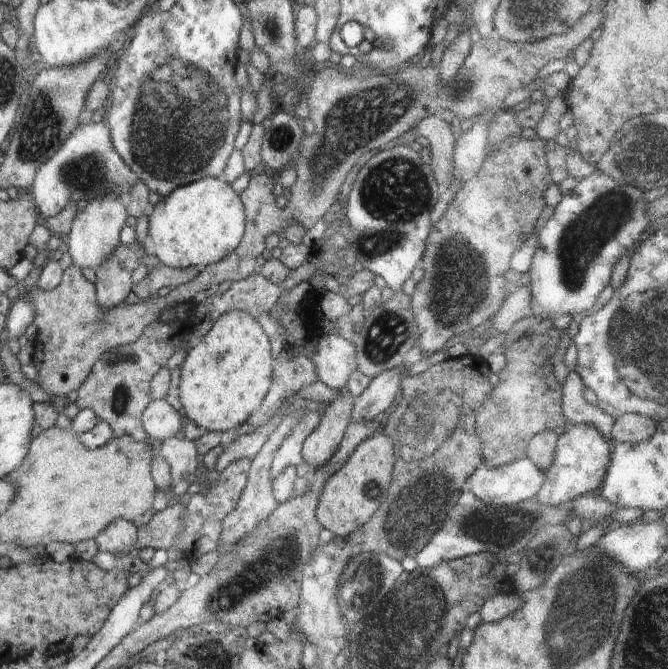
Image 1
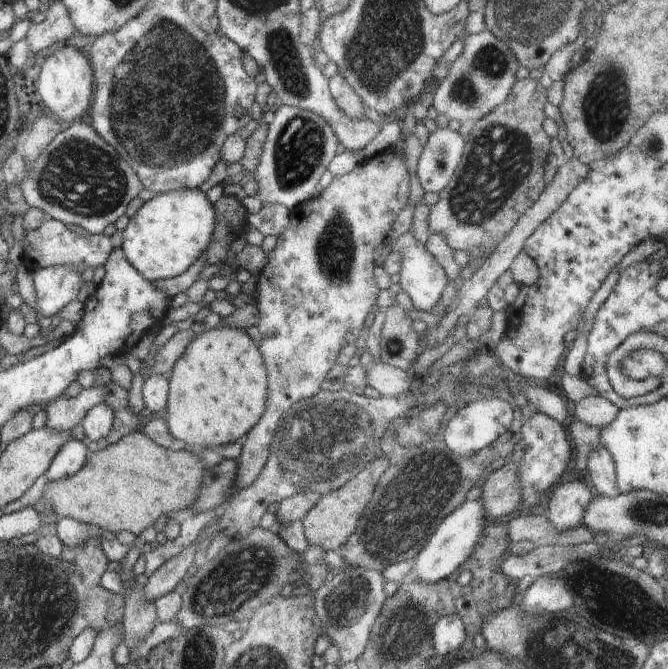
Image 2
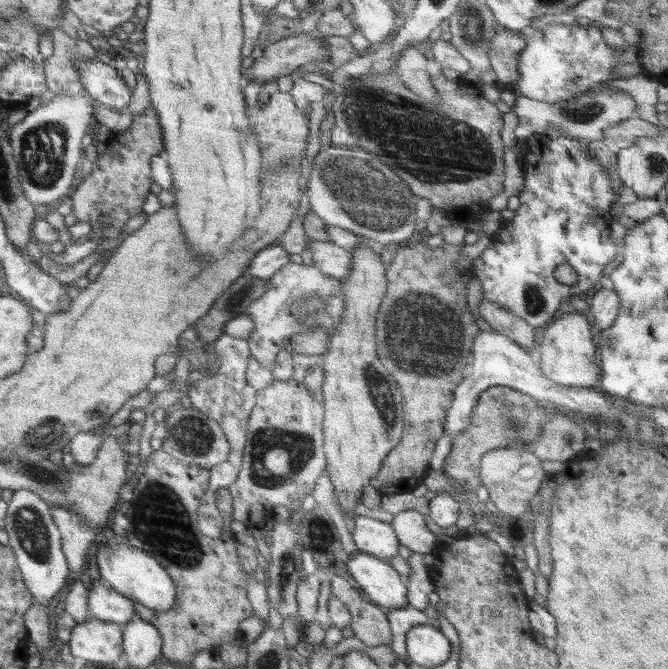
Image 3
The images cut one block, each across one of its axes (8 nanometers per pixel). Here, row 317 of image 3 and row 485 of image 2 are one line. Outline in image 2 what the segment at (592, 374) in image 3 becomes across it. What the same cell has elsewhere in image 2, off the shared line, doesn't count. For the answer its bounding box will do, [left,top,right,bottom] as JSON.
[548,472,593,530]

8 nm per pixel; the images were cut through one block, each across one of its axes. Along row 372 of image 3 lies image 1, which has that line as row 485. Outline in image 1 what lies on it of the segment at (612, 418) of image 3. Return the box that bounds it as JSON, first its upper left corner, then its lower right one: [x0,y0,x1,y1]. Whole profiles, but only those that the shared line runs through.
[468,457,545,505]

